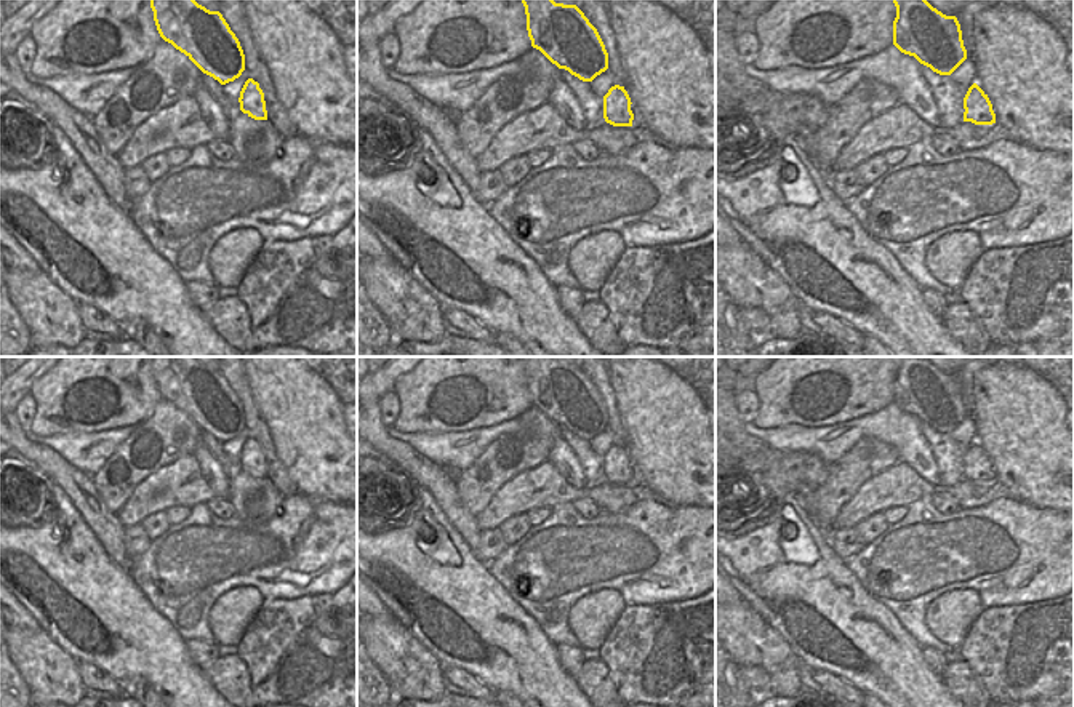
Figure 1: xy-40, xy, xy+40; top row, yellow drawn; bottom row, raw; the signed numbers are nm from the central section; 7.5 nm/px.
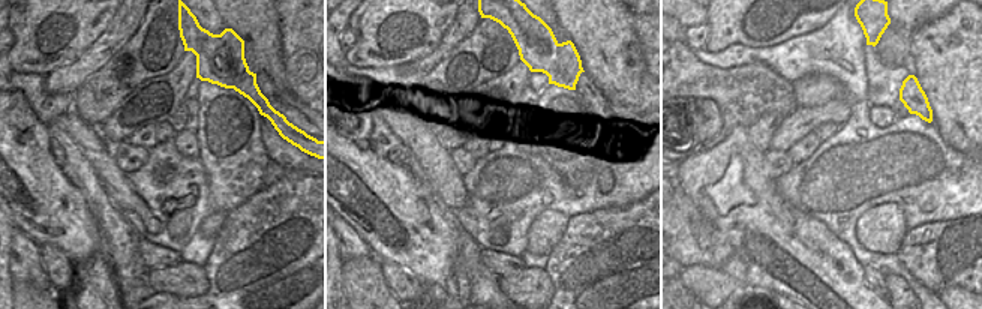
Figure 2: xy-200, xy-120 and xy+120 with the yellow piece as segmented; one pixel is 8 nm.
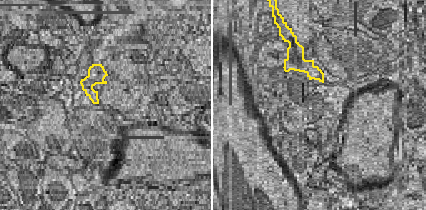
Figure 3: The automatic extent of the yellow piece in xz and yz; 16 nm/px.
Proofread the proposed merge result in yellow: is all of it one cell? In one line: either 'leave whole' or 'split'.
split

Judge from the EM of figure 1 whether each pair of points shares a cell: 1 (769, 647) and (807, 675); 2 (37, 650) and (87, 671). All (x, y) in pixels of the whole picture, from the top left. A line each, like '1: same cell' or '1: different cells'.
1: different cells
2: different cells

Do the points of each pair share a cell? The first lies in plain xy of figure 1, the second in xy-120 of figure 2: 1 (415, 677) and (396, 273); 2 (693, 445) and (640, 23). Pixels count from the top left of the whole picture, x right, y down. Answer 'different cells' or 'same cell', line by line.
1: different cells
2: different cells

